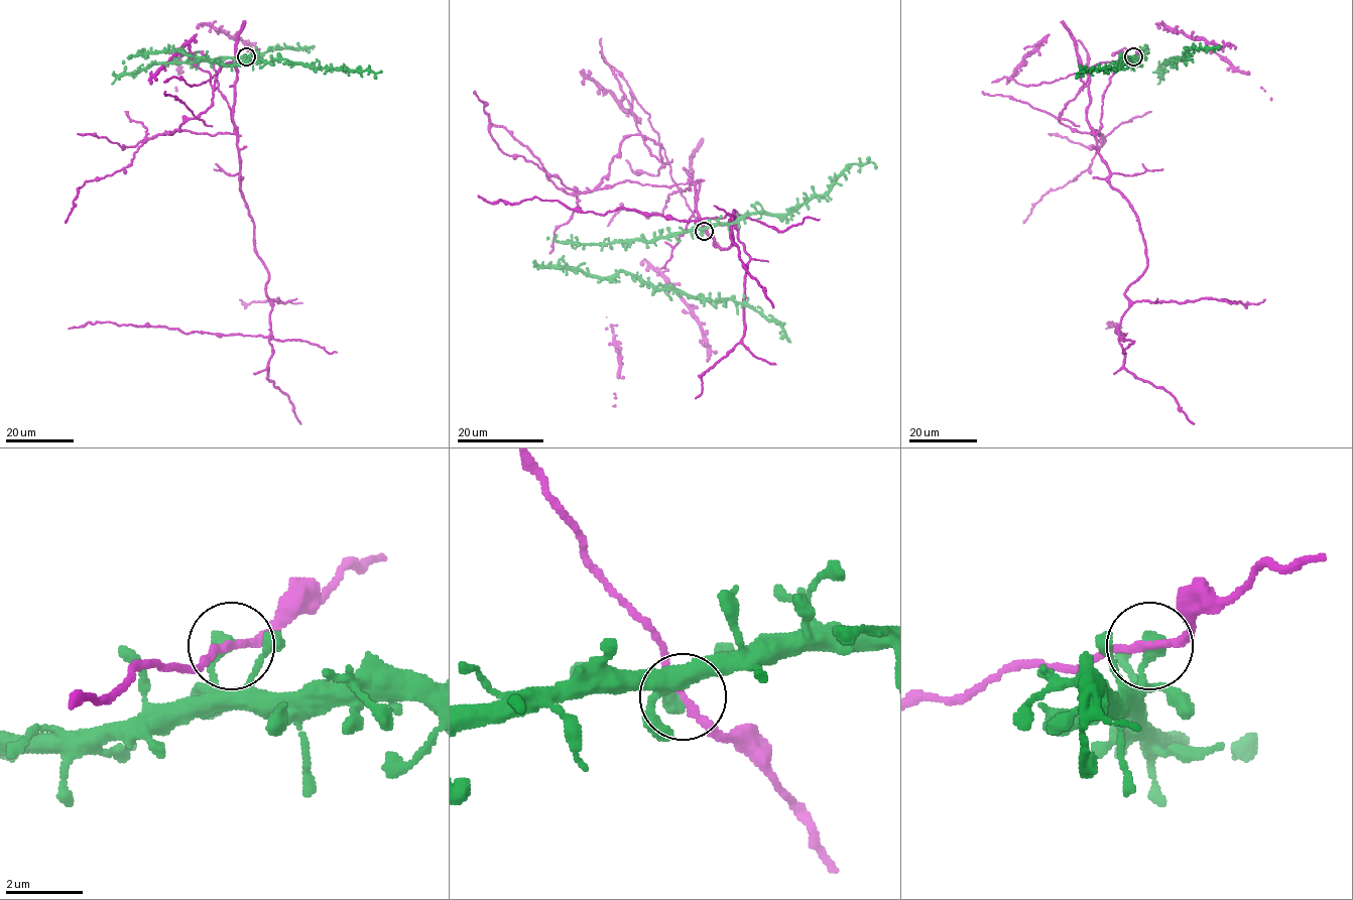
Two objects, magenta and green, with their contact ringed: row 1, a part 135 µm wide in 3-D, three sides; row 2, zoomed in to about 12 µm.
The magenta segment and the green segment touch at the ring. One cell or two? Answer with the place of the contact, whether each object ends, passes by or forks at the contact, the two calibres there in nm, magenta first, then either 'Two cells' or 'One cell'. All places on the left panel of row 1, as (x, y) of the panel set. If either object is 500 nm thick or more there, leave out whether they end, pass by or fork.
Place: (246, 56). At the ring magenta passes by. At the ring green ends. Thickness 180 nm (magenta) against 400 nm. Two cells

